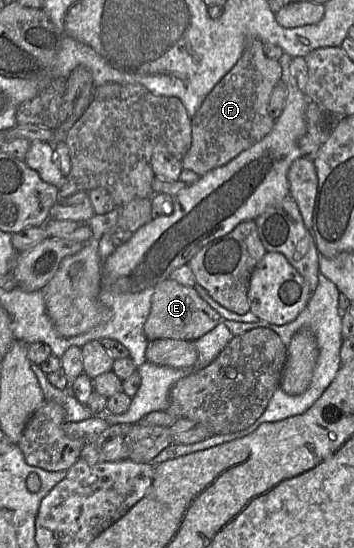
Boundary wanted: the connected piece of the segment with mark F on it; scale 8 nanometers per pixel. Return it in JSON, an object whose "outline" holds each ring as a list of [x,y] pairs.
{"outline":[[[249,39],[236,64],[208,93],[192,117],[192,142],[182,159],[183,168],[190,169],[201,177],[210,170],[225,165],[264,138],[277,120],[270,116],[268,106],[282,73],[279,60],[266,55],[264,42]]]}

